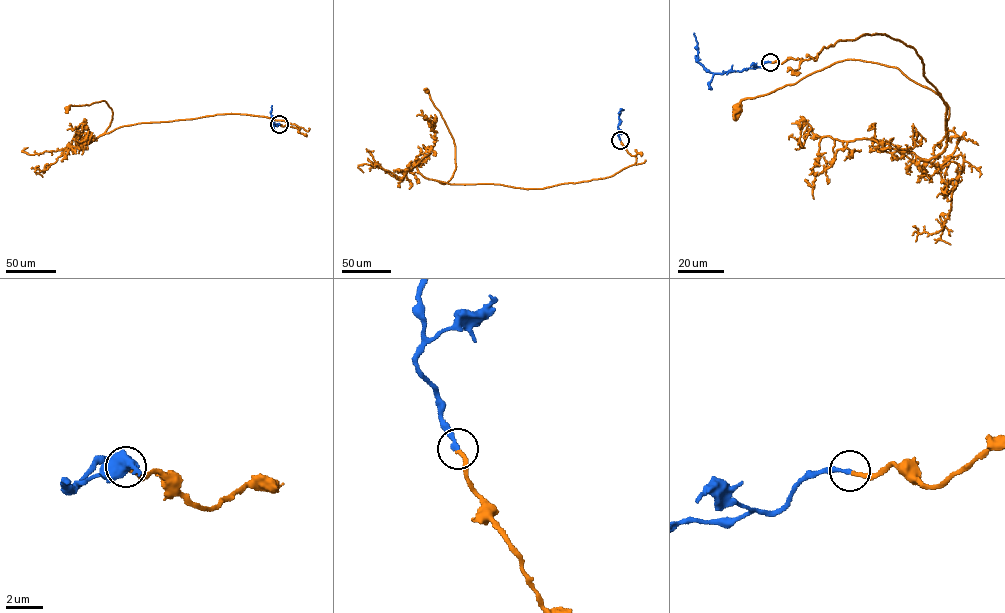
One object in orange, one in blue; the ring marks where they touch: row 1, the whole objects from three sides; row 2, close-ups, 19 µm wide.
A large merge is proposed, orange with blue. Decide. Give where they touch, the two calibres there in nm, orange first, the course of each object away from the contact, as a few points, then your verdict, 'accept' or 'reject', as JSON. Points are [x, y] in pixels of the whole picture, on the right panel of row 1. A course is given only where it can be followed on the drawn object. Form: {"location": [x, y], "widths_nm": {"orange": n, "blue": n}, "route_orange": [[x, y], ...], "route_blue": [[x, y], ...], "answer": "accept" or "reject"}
{"location": [770, 62], "widths_nm": {"orange": 200, "blue": 240}, "route_orange": [[770, 62], [886, 34], [914, 48], [945, 124], [949, 115], [896, 67], [845, 59], [737, 108]], "route_blue": [[770, 62], [738, 71], [709, 72], [698, 61], [694, 33]], "answer": "accept"}

